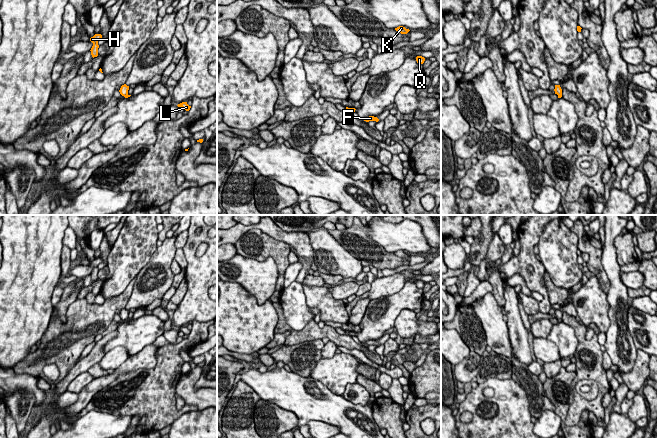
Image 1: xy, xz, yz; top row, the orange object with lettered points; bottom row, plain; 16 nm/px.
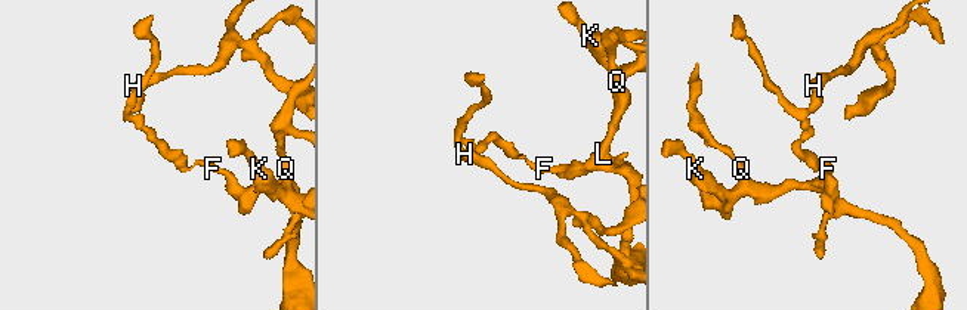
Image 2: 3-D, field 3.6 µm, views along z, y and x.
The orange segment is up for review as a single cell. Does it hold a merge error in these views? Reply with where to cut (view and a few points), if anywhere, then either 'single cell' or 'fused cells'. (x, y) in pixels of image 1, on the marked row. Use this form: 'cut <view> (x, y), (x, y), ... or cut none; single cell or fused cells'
cut xy (127, 94), (124, 96); fused cells

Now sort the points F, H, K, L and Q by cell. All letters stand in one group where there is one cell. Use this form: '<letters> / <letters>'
F K L Q / H

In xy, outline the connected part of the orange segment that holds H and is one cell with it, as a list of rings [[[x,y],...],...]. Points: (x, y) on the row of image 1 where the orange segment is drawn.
[[[95,34],[93,37],[90,38],[90,41],[93,43],[93,46],[91,48],[91,55],[92,57],[97,57],[98,56],[98,41],[102,39],[102,35],[101,34]]]

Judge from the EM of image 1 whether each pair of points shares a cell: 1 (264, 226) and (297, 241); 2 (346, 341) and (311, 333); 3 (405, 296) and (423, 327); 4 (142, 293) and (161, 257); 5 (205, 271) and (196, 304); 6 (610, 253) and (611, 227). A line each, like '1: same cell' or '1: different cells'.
1: same cell
2: same cell
3: different cells
4: same cell
5: same cell
6: same cell

